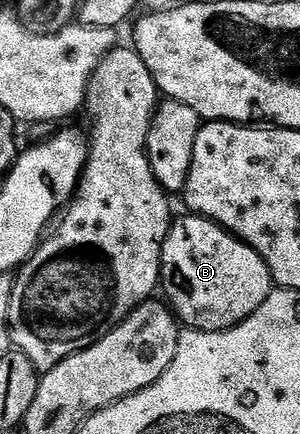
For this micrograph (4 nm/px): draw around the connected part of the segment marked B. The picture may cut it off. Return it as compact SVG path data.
M195 214L173 219L162 246L160 283L177 321L197 332L237 328L274 290L266 262L246 241Z

